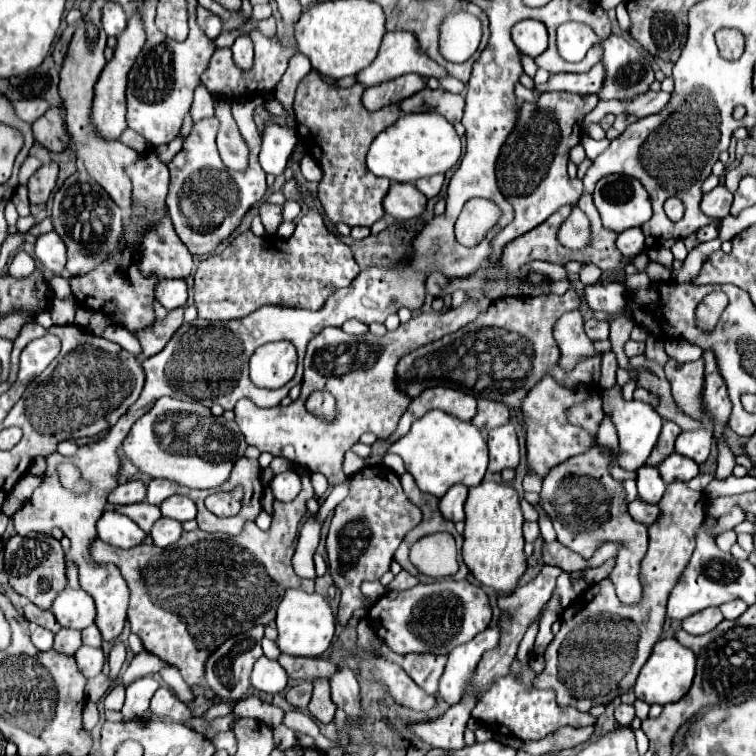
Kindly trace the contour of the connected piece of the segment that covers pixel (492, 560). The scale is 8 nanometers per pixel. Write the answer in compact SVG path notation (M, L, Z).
M481 483L477 487L469 489L469 497L465 501L465 543L461 549L465 565L469 565L471 575L485 587L493 589L499 595L509 595L517 589L517 583L521 575L527 571L527 557L523 553L523 513L519 505L519 495L511 485L505 483Z

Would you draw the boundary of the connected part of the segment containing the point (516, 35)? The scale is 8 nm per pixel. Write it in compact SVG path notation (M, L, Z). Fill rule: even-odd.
M535 19L519 21L511 29L511 37L513 37L513 43L517 45L517 49L523 55L529 55L533 59L547 49L547 29L541 21L535 21Z

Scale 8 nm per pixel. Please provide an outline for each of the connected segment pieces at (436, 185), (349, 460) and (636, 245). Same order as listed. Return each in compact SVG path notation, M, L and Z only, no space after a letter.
M433 175L433 177L425 177L421 181L415 183L415 187L427 197L427 199L433 199L439 195L441 187L443 187L443 175Z
M347 451L347 455L345 455L345 465L343 465L345 473L351 477L353 473L361 471L363 467L365 467L365 459L363 459L363 457L359 457L359 455L357 455L357 453L353 453L353 451Z
M635 227L625 231L625 233L619 233L617 237L617 249L625 255L625 257L635 257L643 251L645 243L643 243L643 231L640 227Z

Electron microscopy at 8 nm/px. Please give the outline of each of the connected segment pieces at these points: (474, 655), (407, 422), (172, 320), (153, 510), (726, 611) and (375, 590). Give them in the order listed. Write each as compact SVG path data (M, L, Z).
M489 627L475 635L469 643L457 645L449 653L445 673L439 681L439 695L447 699L447 703L461 701L461 693L465 691L469 677L481 661L481 655L487 649L493 649L495 645L499 645L499 627Z
M445 387L425 389L419 397L415 397L411 401L409 409L403 413L403 417L399 421L397 431L391 435L389 441L401 439L411 429L413 421L423 417L431 409L441 409L461 421L471 421L475 415L475 407L477 407L477 401L473 397L469 397L467 393L461 393L455 389L445 389Z
M177 309L169 311L169 315L163 321L157 321L153 329L143 329L141 333L137 333L137 339L141 341L143 347L143 355L153 357L155 353L159 353L169 343L173 333L181 327L181 323L183 323L183 309Z
M147 501L133 503L133 505L113 505L113 509L117 509L123 515L127 515L129 519L133 519L145 533L149 533L149 529L153 527L153 523L161 517L159 507L151 505Z
M731 601L731 603L725 603L725 605L721 605L719 607L721 609L721 613L723 613L723 617L725 619L737 619L741 613L745 613L745 609L747 609L747 605L743 603L743 601Z
M365 581L365 585L361 585L361 593L367 595L367 597L381 597L385 593L385 589L381 587L379 581L375 581L375 583Z

